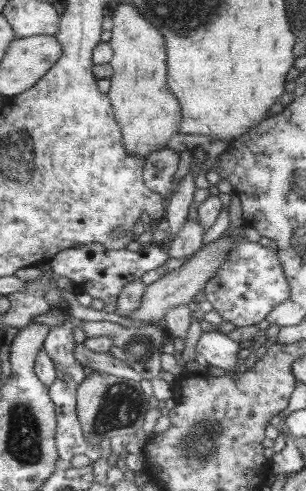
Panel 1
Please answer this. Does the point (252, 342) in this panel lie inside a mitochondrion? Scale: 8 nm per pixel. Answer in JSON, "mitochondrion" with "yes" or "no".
{"mitochondrion":"no"}

